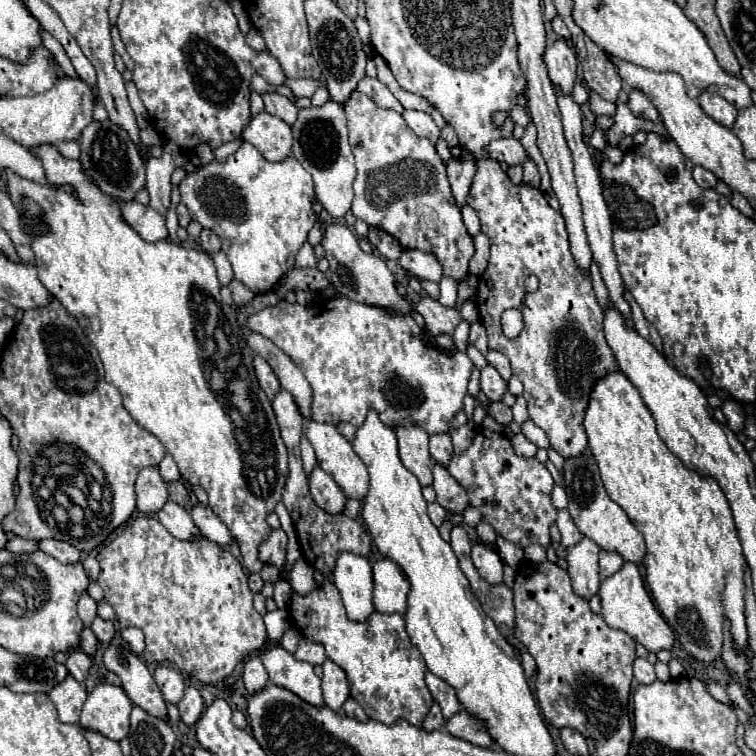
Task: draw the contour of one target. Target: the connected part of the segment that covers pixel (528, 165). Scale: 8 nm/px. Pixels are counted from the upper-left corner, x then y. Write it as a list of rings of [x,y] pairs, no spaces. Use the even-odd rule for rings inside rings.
[[[526,160],[522,166],[524,166],[524,184],[540,188],[540,174],[538,174],[536,164],[532,160]]]

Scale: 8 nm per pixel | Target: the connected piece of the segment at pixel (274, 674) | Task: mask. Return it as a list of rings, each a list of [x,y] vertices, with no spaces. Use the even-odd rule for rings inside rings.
[[[274,646],[266,652],[258,652],[258,656],[274,684],[292,690],[312,706],[324,704],[320,678],[314,674],[312,664],[296,660],[294,654],[290,654],[282,646]]]

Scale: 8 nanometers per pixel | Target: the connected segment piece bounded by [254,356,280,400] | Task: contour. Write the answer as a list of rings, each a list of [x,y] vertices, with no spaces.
[[[254,356],[254,370],[256,370],[256,376],[258,376],[258,382],[260,382],[260,388],[266,392],[266,396],[272,400],[276,396],[276,392],[280,390],[280,382],[274,374],[274,370],[268,366],[268,362],[260,356]]]

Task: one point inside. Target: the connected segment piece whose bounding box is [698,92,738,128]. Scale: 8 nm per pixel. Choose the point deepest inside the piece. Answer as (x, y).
(715, 106)

